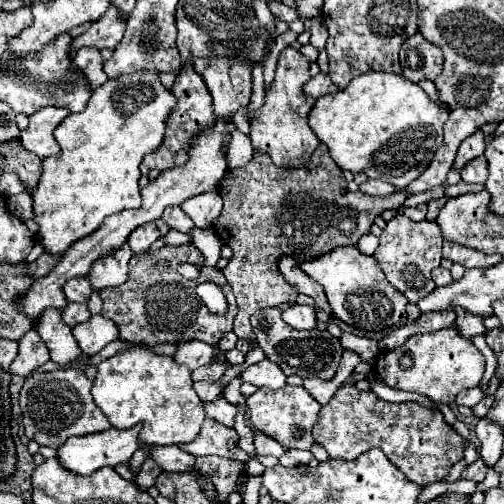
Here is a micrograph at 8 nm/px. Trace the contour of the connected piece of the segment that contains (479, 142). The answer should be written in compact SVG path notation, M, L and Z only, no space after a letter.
M476 132L474 136L468 136L468 140L464 140L464 142L460 144L452 168L454 168L456 172L460 172L460 170L466 166L466 162L470 162L472 158L484 154L484 148L486 148L486 144L484 144L484 134L482 134L482 132Z

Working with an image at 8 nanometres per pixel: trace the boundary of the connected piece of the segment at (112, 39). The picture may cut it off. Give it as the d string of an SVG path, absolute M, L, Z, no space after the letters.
M108 8L108 12L90 24L90 30L84 32L82 36L74 38L72 40L72 48L70 48L70 56L84 48L84 46L92 46L96 50L102 50L102 48L114 48L122 34L124 34L124 20L120 20L120 16L116 16L116 12L112 12L112 8Z

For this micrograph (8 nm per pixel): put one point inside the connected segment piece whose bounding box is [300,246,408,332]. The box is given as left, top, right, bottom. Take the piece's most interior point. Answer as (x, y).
(359, 294)

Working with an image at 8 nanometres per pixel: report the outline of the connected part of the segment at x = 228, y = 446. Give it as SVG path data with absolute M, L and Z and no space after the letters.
M206 418L202 424L202 430L196 440L188 444L180 444L180 448L192 456L226 456L236 458L240 462L248 462L250 456L238 446L238 432L230 426L224 426L218 420Z

